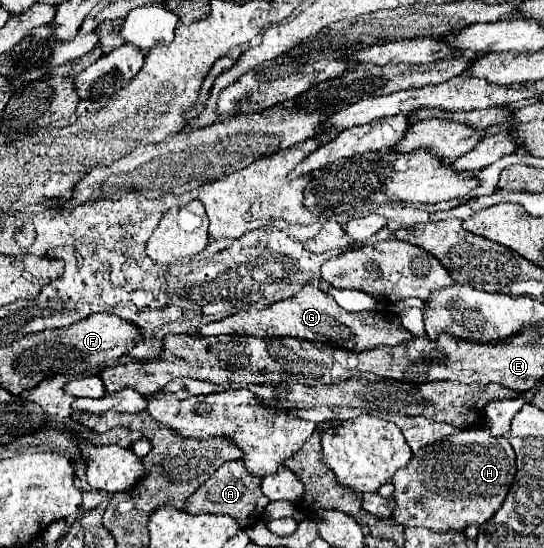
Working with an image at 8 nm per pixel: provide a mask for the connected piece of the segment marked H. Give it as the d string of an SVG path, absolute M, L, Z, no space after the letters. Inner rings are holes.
M486 429L458 431L438 443L432 443L430 447L418 451L410 459L410 463L404 469L396 471L396 475L392 477L392 485L396 487L394 493L396 509L392 513L392 519L394 523L404 527L426 527L432 531L450 531L450 529L464 531L470 523L482 525L504 503L516 473L514 461L516 457L512 445L504 437L490 435L490 431Z

